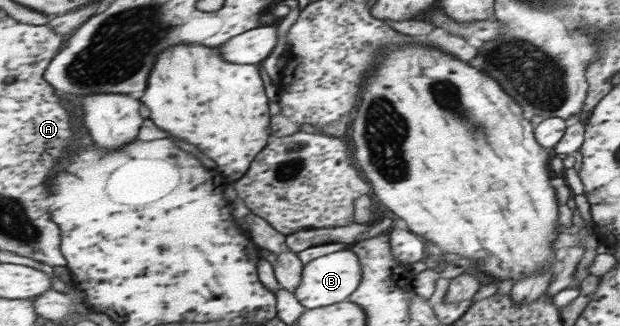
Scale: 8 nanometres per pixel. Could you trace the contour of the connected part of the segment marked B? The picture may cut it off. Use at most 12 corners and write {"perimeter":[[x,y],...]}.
{"perimeter":[[347,249],[309,261],[295,294],[303,309],[347,301],[364,270]]}

